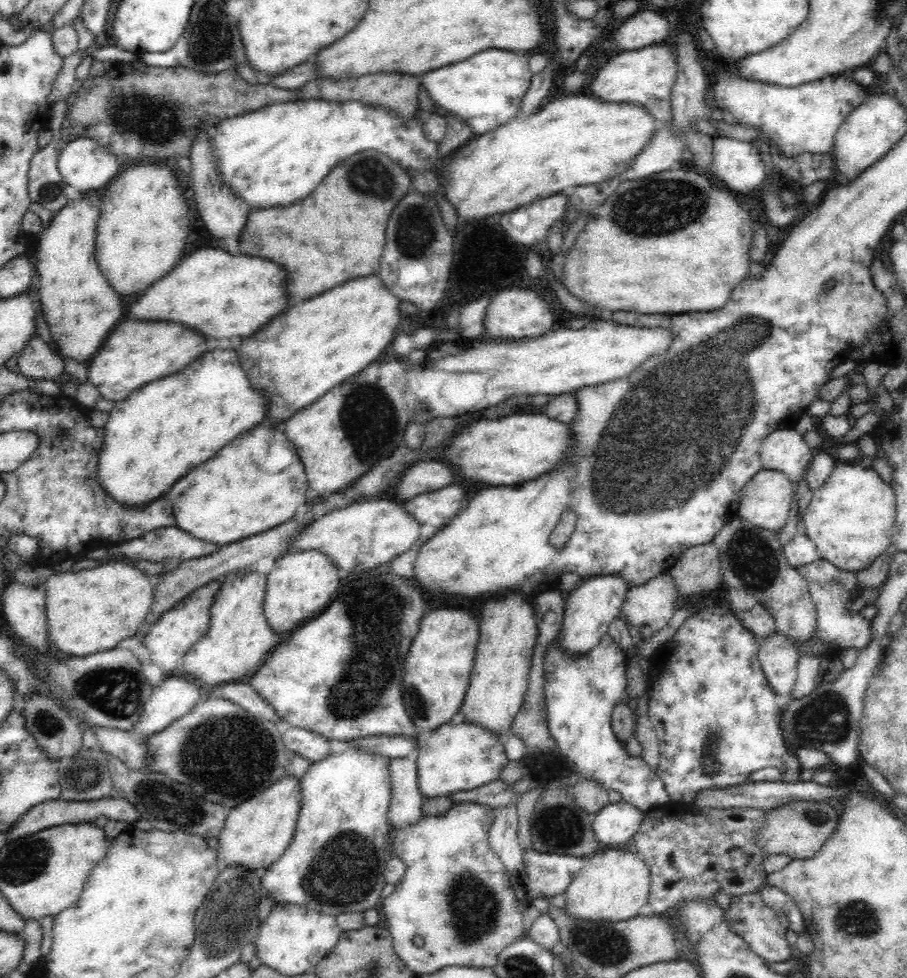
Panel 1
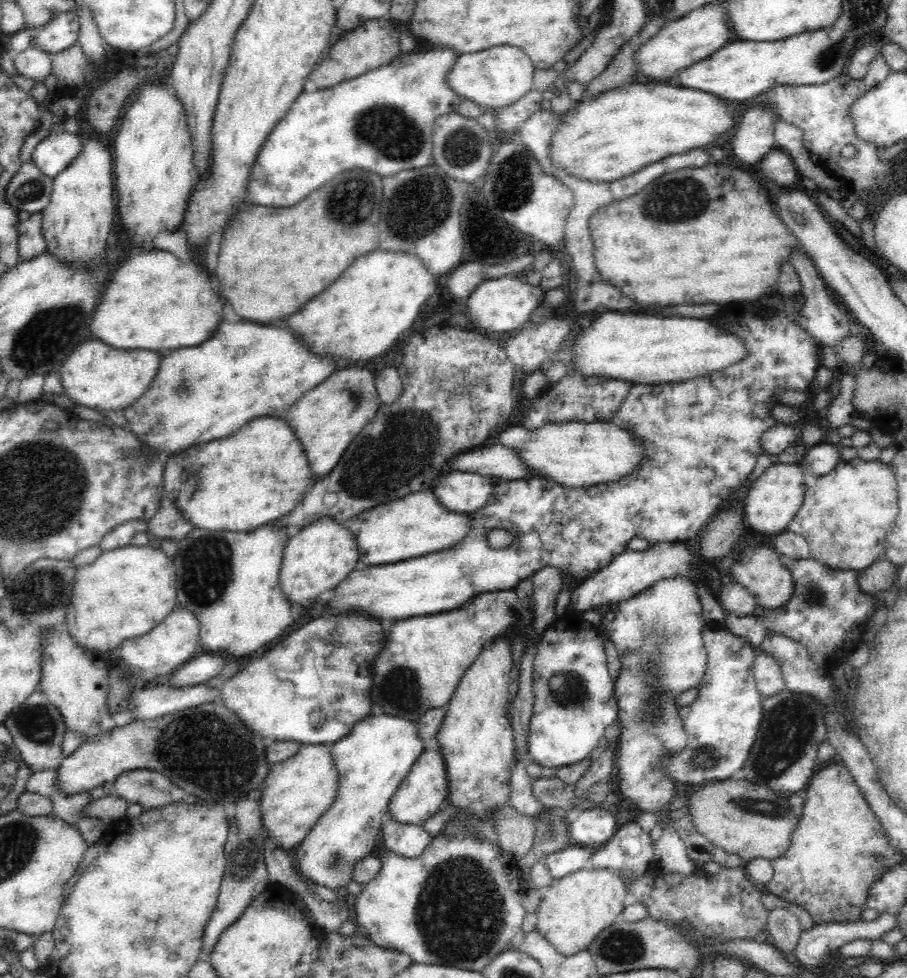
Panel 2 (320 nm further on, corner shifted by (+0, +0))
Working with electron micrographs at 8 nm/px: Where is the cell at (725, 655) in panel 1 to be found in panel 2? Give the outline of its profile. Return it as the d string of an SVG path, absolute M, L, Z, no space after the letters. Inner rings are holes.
M707 622L702 636L708 652L708 670L702 684L698 687L700 688L698 699L690 706L680 708L680 716L688 735L688 747L675 755L663 754L665 770L682 789L688 785L700 785L708 781L735 777L742 764L746 762L746 756L750 752L750 746L754 744L754 737L762 720L762 697L753 675L753 662L760 650L715 622Z

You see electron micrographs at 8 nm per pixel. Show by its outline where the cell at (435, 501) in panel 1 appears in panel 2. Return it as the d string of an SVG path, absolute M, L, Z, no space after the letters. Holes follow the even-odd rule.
M450 471L432 486L442 506L454 512L473 513L482 508L493 491L489 477L469 471Z

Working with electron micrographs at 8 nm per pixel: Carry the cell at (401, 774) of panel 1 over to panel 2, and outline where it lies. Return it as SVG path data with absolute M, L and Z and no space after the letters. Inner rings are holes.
M385 819L381 831L385 850L406 858L420 857L433 839L423 825L402 824L392 819Z

